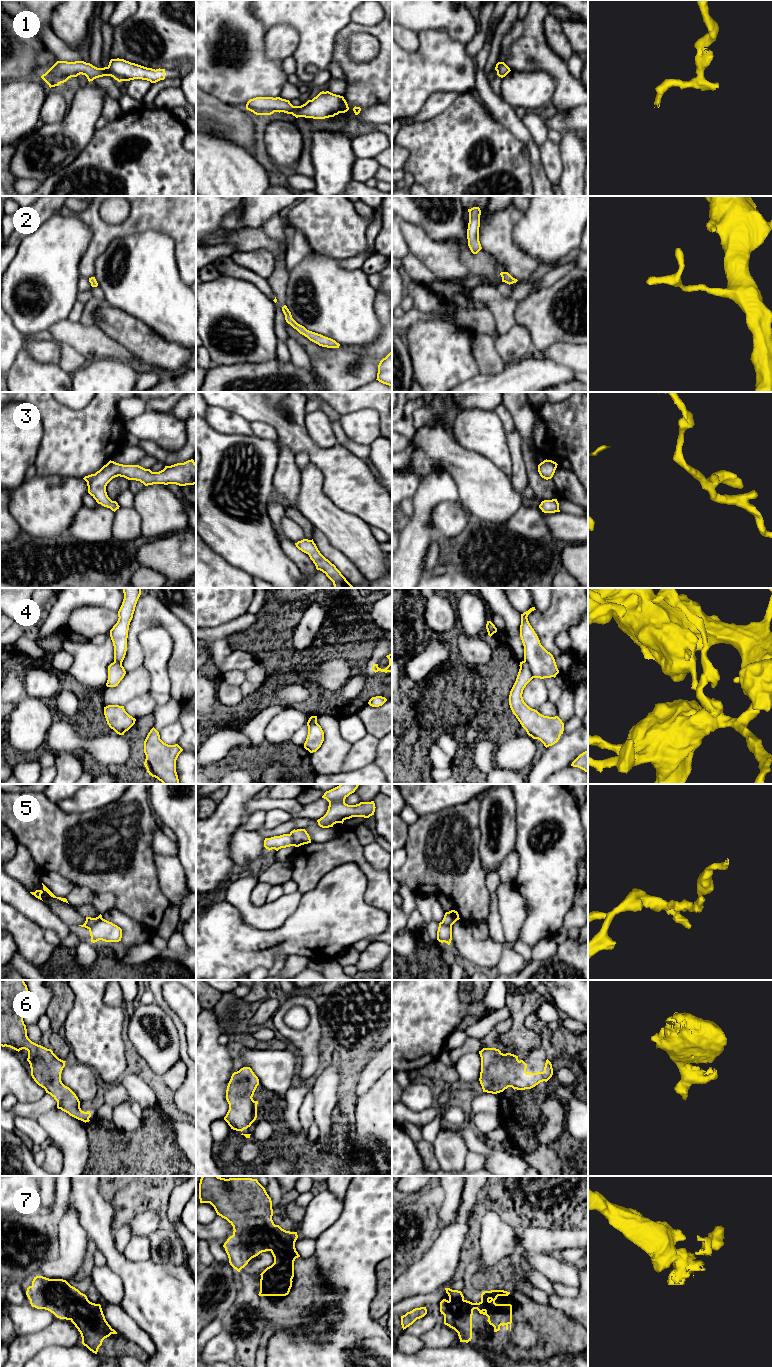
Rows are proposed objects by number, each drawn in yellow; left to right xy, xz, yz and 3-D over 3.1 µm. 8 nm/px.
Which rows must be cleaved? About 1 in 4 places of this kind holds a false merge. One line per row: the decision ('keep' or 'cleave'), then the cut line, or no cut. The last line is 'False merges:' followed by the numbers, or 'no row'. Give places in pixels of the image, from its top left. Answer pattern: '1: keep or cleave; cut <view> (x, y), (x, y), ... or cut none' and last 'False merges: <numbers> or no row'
1: keep; cut none
2: keep; cut none
3: keep; cut none
4: cleave; cut yz (524, 660), (533, 677)
5: cleave; cut xy (102, 918), (88, 928)
6: keep; cut none
7: keep; cut none
False merges: 4, 5

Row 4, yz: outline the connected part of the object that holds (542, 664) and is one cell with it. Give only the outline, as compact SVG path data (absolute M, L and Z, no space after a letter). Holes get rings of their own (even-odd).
M535 607L521 614L520 637L524 646L524 661L529 665L533 678L551 678L559 673L553 655L540 643L528 621L528 615Z

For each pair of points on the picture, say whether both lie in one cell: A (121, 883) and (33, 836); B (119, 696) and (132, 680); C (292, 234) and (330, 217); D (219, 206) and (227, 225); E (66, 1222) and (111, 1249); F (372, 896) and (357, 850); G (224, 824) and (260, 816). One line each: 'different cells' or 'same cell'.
A: same cell
B: same cell
C: different cells
D: different cells
E: different cells
F: same cell
G: different cells

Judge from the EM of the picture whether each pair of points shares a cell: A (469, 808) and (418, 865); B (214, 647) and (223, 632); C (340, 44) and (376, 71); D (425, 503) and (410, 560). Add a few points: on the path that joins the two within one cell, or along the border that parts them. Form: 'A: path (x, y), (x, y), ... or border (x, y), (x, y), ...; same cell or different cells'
A: path (461, 825), (451, 838), (444, 839), (433, 854); same cell
B: border (226, 639), (213, 639), (207, 642); different cells
C: path (341, 56), (356, 71), (364, 71); same cell
D: path (422, 517), (416, 531), (413, 546); same cell

